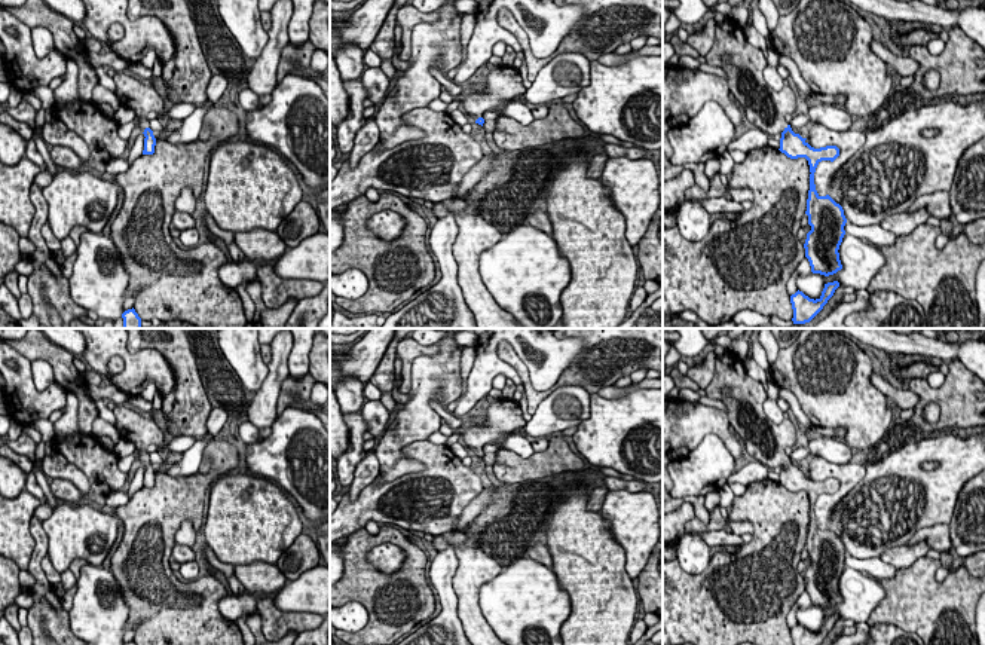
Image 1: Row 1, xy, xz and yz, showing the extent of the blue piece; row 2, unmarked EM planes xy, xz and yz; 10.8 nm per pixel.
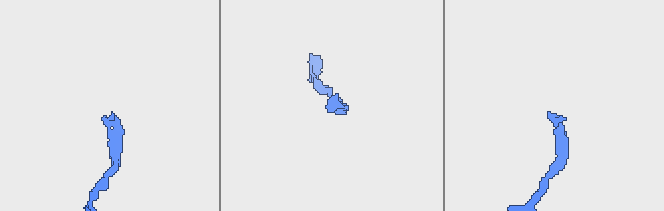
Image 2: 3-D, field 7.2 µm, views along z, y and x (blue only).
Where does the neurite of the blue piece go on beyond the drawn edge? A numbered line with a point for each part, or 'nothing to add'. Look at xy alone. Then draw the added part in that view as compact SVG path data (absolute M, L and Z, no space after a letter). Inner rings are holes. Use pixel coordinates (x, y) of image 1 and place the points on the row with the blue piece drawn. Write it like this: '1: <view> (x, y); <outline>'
1: xy (143, 98); M123 71L114 73L113 80L116 83L116 97L120 106L135 111L135 119L143 132L146 128L150 128L147 120L150 111L159 116L165 114L163 100L152 85L144 85Z

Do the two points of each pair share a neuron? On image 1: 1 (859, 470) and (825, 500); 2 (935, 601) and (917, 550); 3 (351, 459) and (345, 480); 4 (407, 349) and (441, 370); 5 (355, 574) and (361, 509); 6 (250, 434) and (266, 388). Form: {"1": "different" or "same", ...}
{"1": "same", "2": "different", "3": "same", "4": "different", "5": "different", "6": "different"}

